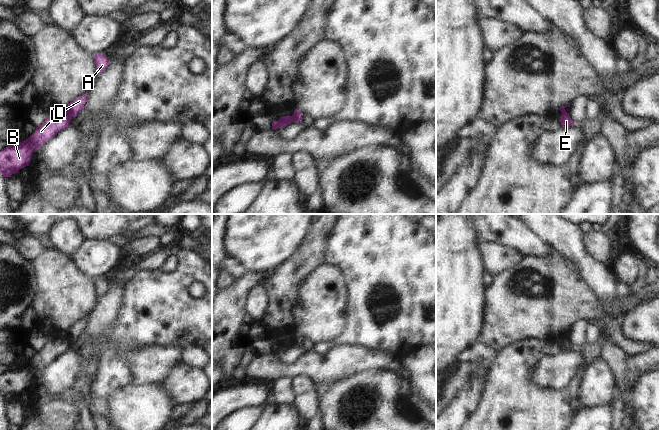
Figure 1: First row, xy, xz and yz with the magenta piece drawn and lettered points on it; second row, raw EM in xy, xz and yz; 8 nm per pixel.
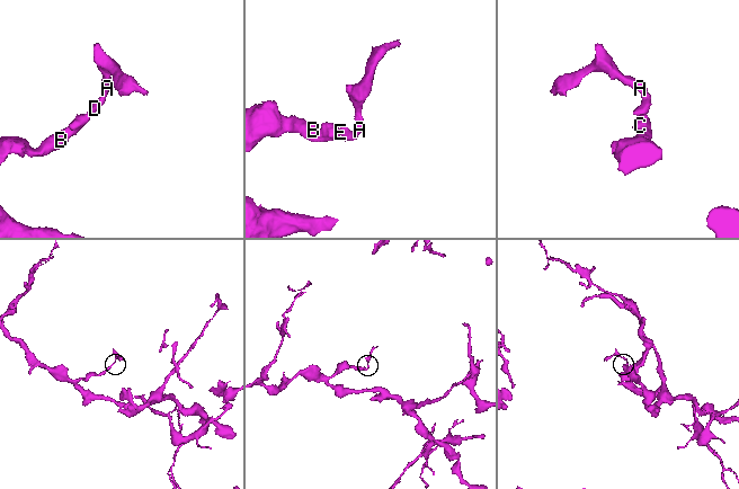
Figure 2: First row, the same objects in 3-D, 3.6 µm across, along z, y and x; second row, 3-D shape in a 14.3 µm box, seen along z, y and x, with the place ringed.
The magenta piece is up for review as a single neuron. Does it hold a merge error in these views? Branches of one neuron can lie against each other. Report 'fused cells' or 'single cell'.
fused cells

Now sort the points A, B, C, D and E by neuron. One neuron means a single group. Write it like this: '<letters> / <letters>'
A D / B C E

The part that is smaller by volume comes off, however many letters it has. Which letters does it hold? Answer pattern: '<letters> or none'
A, D

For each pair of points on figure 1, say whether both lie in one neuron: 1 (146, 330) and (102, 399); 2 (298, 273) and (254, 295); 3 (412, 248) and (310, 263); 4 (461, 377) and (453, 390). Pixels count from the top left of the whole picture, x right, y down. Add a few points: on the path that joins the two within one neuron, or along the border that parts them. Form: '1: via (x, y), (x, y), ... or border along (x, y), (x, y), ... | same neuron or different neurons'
1: via (127, 343), (112, 358), (112, 374), (107, 380) | same neuron
2: border along (261, 284), (267, 296), (267, 307), (264, 313) | different neurons
3: border along (328, 238), (322, 263) | different neurons
4: via (458, 380), (453, 387) | same neuron

